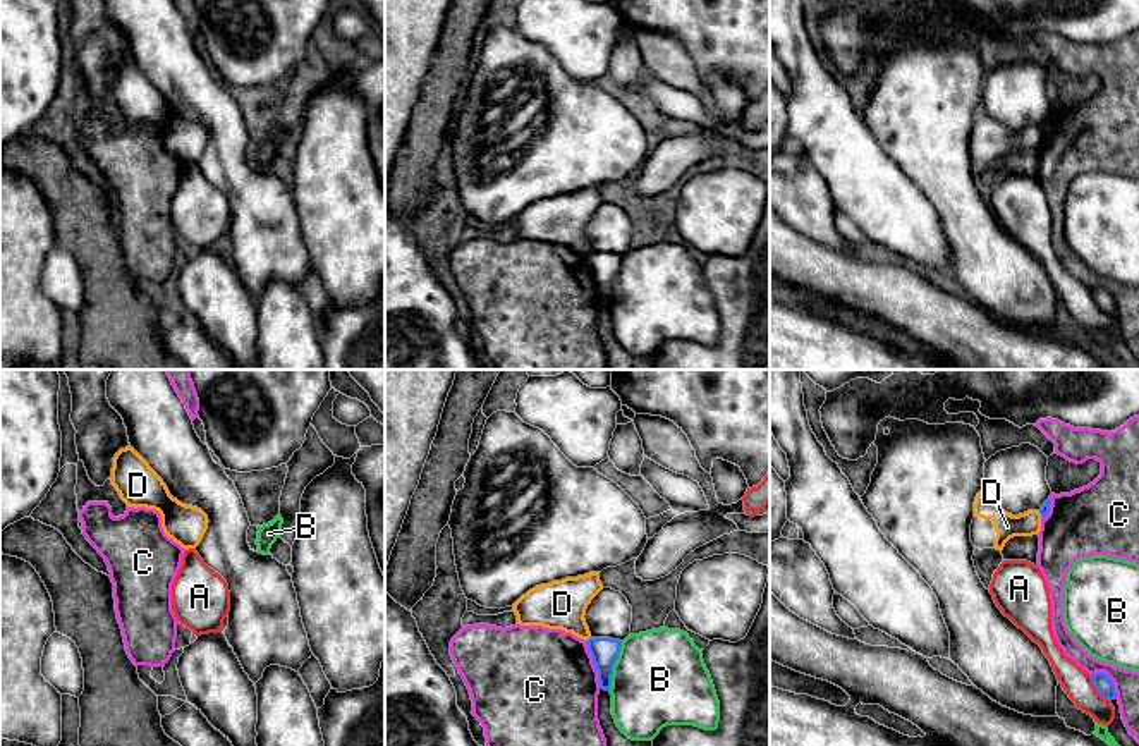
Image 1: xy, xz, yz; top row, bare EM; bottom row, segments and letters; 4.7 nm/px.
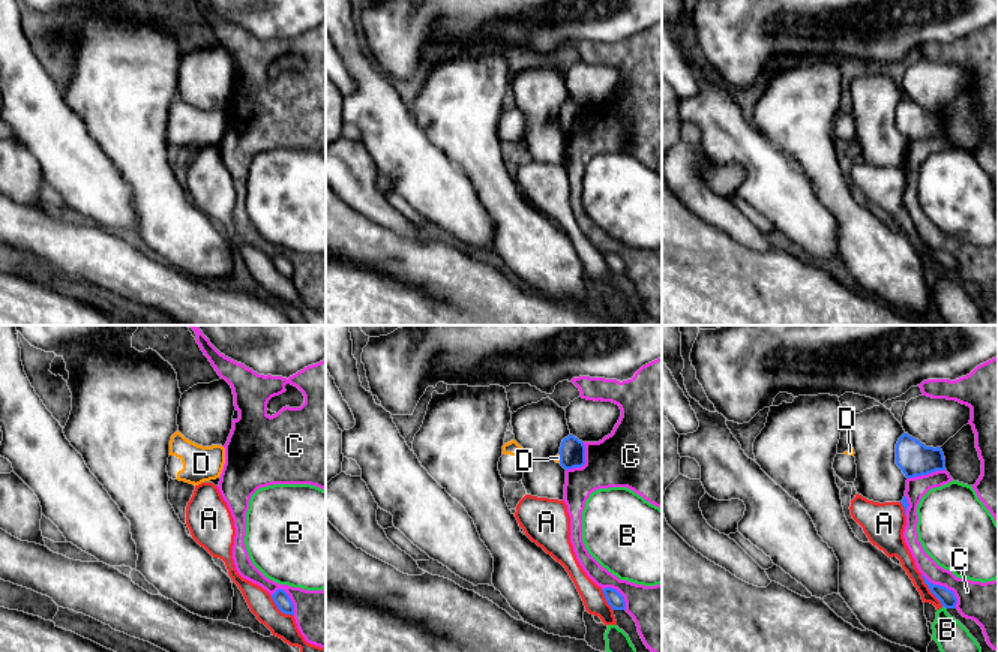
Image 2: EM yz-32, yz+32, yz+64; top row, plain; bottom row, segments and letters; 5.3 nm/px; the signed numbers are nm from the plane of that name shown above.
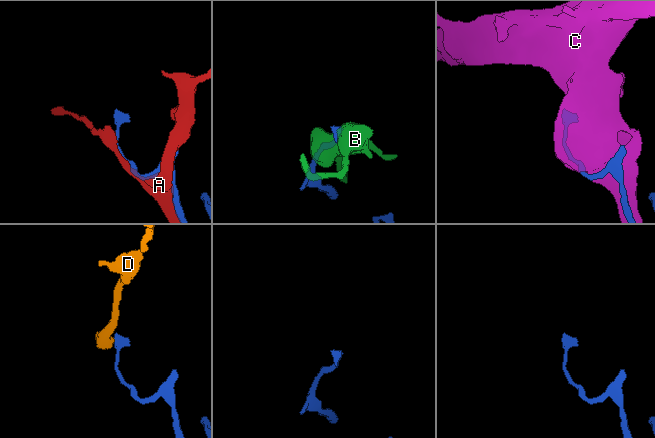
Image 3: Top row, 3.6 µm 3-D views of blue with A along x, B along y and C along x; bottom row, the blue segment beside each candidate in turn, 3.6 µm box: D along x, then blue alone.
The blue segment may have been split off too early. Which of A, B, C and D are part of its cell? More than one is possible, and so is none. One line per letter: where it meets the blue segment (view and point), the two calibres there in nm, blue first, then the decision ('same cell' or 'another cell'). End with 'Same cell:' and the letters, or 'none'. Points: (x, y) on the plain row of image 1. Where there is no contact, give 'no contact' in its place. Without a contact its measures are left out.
A: yz (1096, 303) | 90/140 nm | another cell
B: xz (614, 279) | 130/440 nm | another cell
C: xz (595, 281) | 130/500 nm | another cell
D: xz (588, 255) | 130/220 nm | another cell
Same cell: none

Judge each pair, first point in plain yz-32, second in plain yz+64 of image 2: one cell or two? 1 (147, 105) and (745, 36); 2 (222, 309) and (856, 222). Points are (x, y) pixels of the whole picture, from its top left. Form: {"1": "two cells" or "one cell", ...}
{"1": "two cells", "2": "two cells"}

